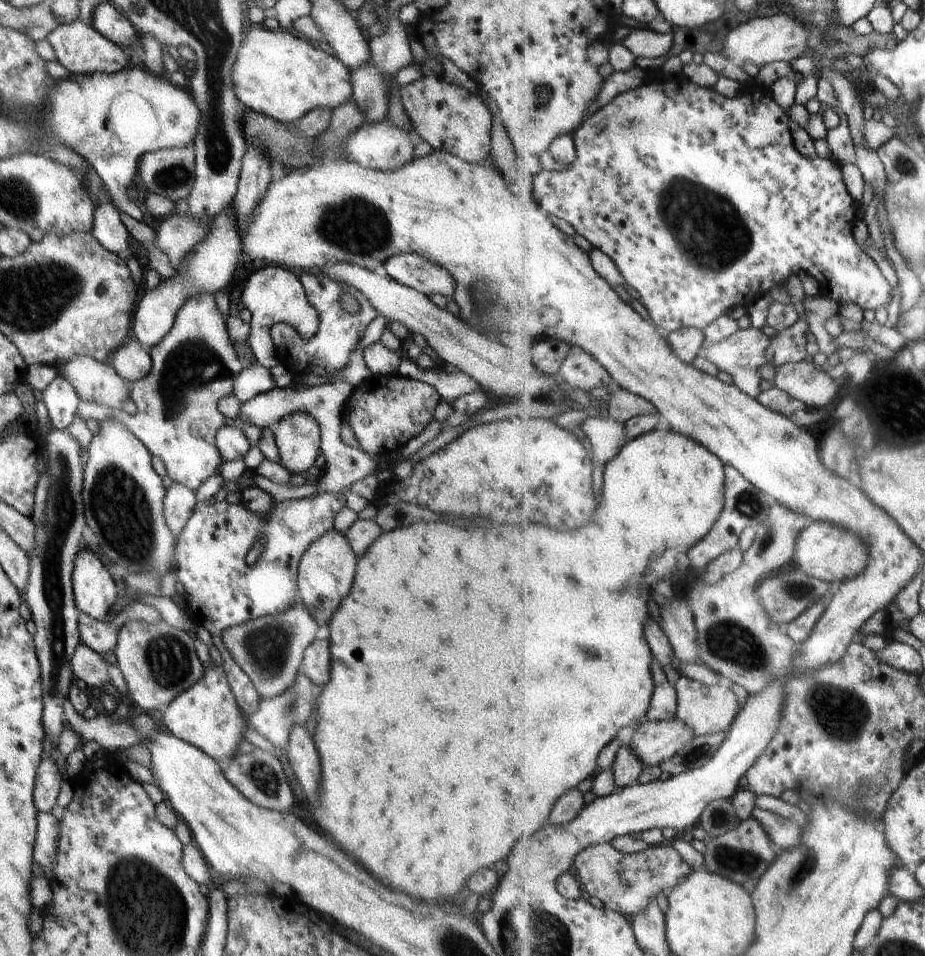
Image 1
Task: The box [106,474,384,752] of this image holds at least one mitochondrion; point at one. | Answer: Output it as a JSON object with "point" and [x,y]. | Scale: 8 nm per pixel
{"point":[266,649]}

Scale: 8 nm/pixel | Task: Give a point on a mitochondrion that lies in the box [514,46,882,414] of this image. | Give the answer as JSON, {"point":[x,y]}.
{"point":[686,206]}

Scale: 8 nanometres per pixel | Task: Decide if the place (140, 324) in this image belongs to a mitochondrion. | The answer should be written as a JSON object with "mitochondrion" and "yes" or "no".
{"mitochondrion":"no"}

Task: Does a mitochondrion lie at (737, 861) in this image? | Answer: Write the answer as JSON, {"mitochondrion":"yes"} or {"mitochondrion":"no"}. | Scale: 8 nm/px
{"mitochondrion":"yes"}

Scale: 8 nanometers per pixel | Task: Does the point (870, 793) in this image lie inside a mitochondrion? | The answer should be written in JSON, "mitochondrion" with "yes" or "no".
{"mitochondrion":"no"}

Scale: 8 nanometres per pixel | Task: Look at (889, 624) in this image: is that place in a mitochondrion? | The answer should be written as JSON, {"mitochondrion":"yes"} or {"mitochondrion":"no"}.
{"mitochondrion":"no"}

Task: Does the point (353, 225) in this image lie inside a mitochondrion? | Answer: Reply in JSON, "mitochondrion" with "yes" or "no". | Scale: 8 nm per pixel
{"mitochondrion":"yes"}

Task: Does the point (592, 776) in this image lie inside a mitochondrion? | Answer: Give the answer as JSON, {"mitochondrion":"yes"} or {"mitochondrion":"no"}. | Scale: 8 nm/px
{"mitochondrion":"no"}

